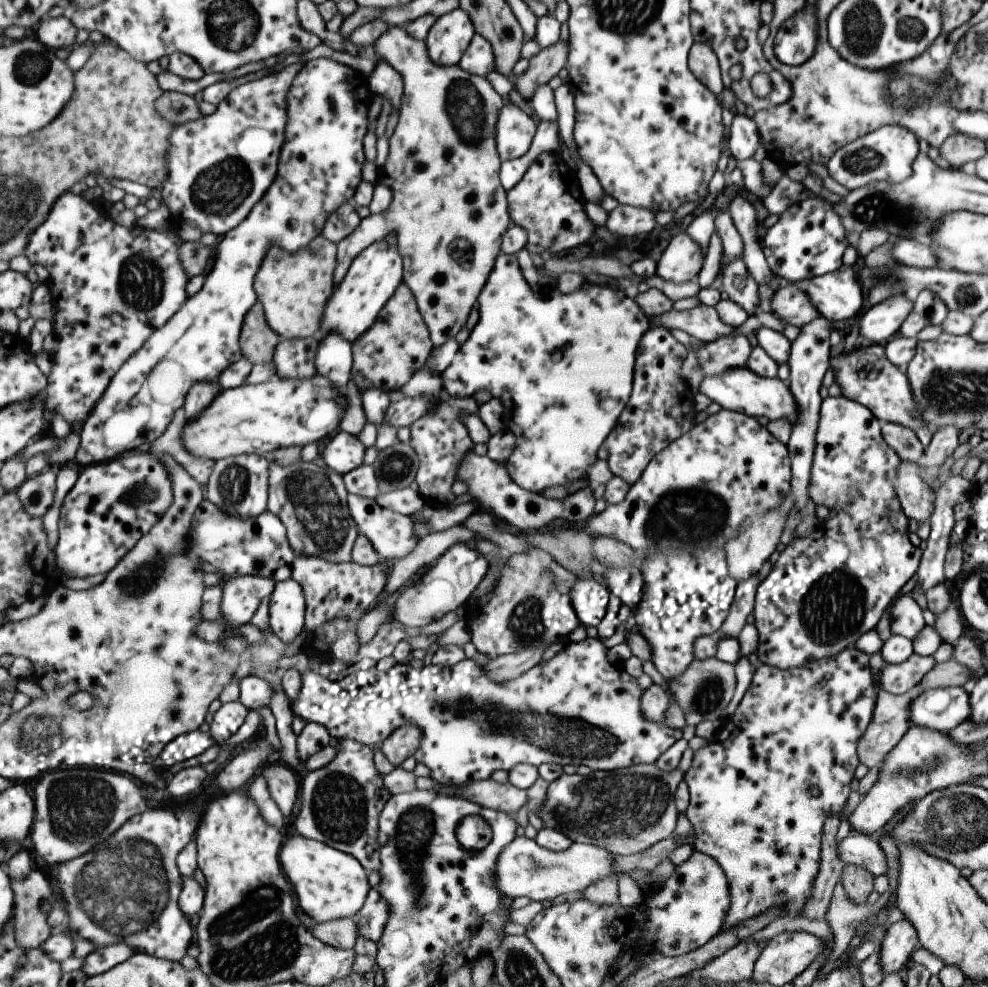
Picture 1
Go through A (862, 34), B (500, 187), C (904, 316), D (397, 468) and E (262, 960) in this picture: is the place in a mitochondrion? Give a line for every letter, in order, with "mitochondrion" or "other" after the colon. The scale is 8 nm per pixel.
A: mitochondrion
B: other
C: other
D: mitochondrion
E: mitochondrion

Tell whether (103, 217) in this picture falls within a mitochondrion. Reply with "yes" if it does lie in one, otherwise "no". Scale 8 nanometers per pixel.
no

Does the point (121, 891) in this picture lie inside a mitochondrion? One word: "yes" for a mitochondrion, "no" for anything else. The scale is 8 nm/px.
yes

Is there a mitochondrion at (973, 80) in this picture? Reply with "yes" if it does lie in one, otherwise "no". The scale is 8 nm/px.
yes

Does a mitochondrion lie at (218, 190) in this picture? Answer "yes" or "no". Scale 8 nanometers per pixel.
yes

